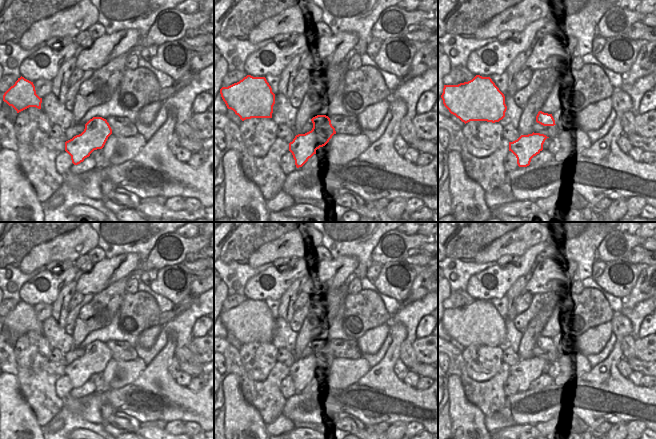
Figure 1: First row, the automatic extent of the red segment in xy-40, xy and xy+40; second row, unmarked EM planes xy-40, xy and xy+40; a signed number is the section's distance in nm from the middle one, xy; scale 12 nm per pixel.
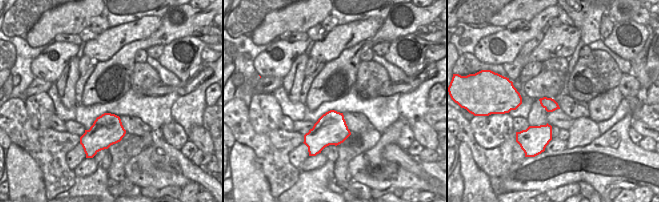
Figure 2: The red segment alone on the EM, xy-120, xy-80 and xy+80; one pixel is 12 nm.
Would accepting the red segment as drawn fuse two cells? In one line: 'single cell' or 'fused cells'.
single cell

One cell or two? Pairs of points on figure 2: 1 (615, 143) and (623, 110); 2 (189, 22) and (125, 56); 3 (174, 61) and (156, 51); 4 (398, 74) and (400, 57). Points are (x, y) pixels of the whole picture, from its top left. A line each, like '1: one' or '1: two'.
1: two
2: one
3: two
4: two

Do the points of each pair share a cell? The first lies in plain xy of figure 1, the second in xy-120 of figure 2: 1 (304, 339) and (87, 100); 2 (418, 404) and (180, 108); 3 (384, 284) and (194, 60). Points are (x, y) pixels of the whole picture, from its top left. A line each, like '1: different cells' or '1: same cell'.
1: same cell
2: different cells
3: same cell

